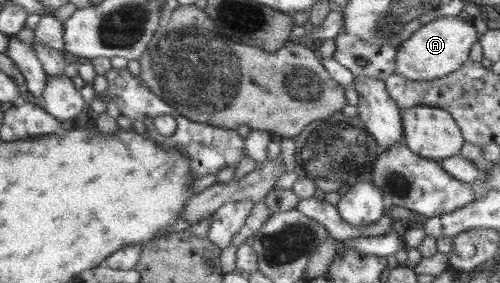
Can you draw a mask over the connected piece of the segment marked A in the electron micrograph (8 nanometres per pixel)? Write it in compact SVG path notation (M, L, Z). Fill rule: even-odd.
M438 17L422 25L408 41L398 47L395 73L413 81L431 81L458 70L469 60L472 46L479 42L473 22L458 17Z

